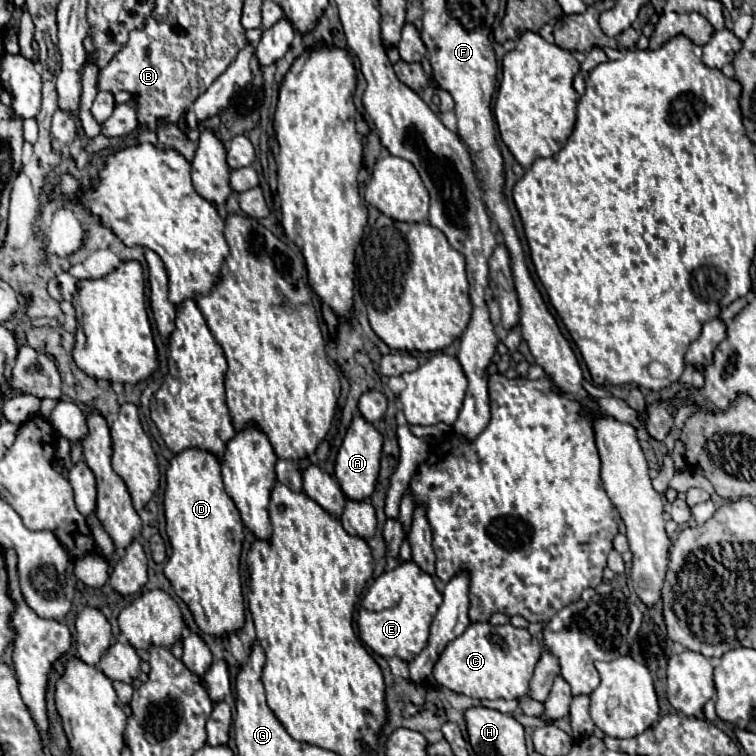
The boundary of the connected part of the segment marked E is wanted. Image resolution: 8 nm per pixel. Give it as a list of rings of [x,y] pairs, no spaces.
[[[399,562],[393,570],[383,572],[363,596],[357,616],[359,638],[383,658],[397,656],[411,662],[427,646],[429,626],[439,604],[441,592],[433,578],[421,572],[415,562]]]

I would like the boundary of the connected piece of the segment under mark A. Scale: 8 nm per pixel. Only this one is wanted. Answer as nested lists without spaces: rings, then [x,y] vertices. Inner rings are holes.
[[[361,414],[353,416],[351,426],[347,428],[347,434],[339,446],[337,460],[335,460],[335,478],[345,492],[347,498],[355,500],[365,500],[373,494],[377,474],[379,474],[379,458],[381,458],[381,446],[383,446],[383,436],[381,432],[367,422]]]

